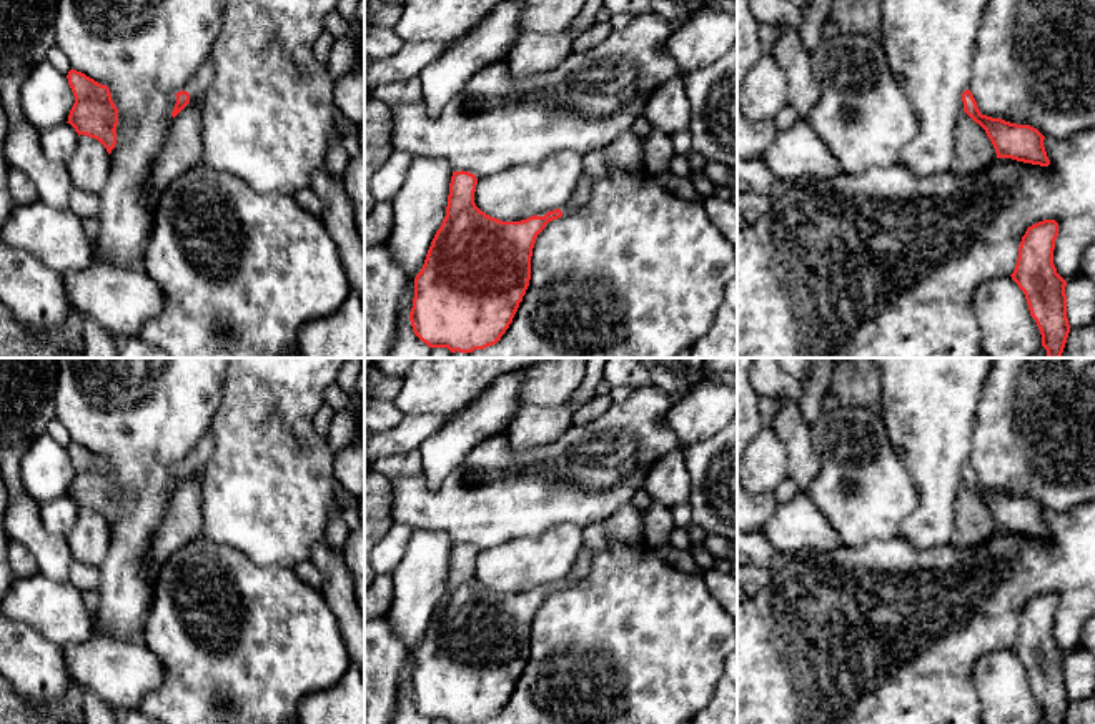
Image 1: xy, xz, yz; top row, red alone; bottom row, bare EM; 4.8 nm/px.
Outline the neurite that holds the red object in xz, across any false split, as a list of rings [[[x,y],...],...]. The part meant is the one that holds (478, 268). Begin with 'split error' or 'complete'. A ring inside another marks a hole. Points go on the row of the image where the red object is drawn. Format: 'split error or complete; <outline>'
split error; [[[453,171],[446,216],[414,278],[409,313],[413,331],[429,348],[448,348],[451,353],[473,353],[501,340],[529,286],[531,256],[538,235],[549,221],[576,211],[566,205],[521,221],[501,221],[476,206],[476,185],[476,175]]]

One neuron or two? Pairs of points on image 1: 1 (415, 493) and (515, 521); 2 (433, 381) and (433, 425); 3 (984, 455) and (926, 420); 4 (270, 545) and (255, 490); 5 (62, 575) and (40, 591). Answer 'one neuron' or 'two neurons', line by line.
1: one neuron
2: two neurons
3: two neurons
4: one neuron
5: two neurons

